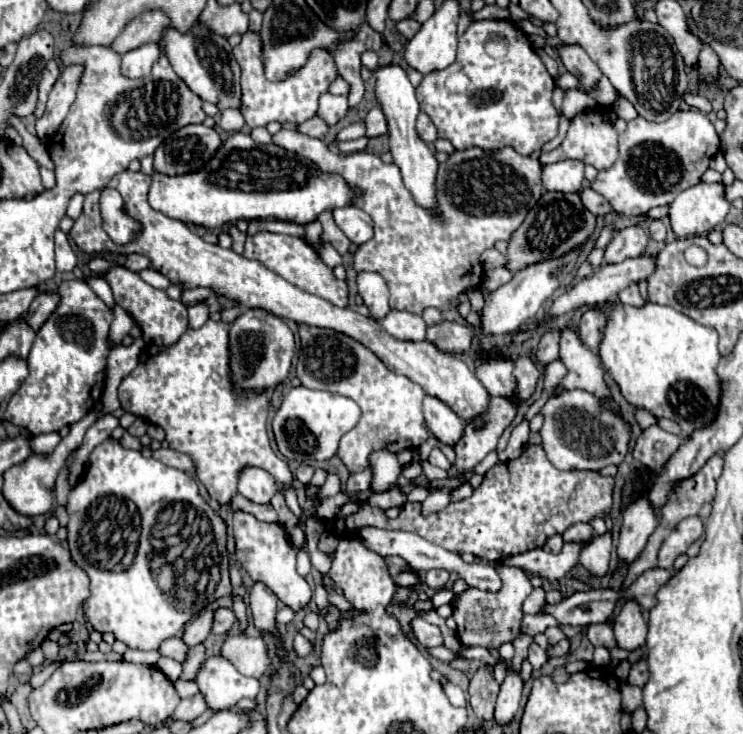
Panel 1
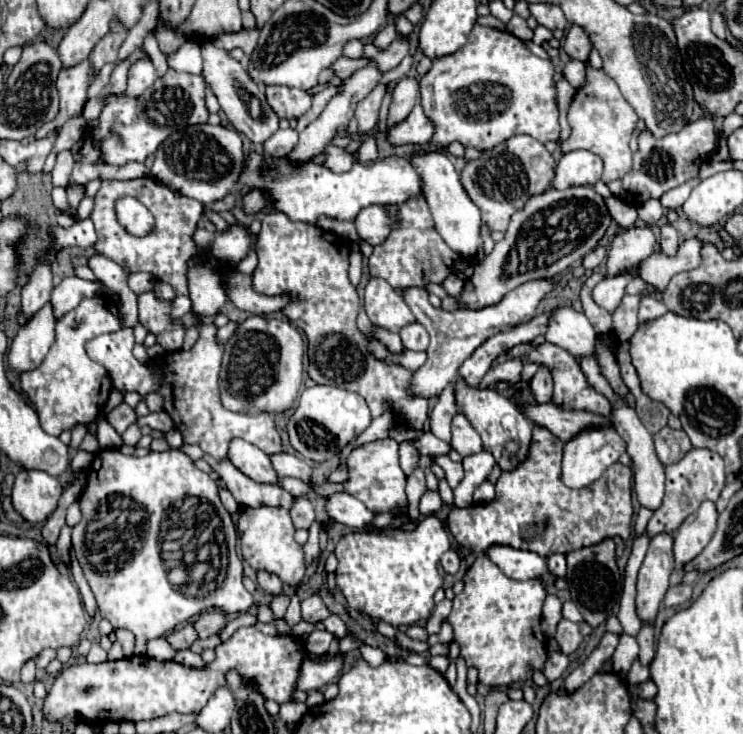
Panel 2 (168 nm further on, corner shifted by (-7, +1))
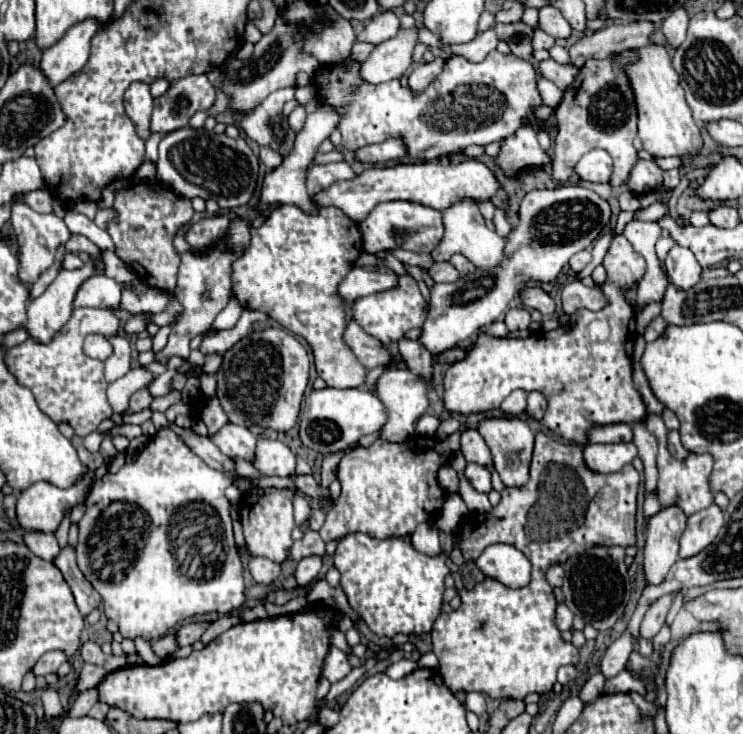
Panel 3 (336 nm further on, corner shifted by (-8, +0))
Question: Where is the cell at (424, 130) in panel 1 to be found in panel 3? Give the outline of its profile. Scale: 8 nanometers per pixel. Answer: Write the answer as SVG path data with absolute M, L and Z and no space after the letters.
M386 139L386 141L382 141L382 143L356 149L354 155L356 155L356 159L358 159L360 163L384 165L384 163L388 163L388 161L394 161L394 159L406 155L406 147L404 147L404 143L400 143L400 139Z

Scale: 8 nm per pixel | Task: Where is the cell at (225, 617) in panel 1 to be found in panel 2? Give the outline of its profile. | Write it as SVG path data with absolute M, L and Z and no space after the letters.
M209 610L205 614L199 616L199 620L195 622L197 630L199 630L199 638L209 638L213 634L219 634L227 624L227 616L221 610Z

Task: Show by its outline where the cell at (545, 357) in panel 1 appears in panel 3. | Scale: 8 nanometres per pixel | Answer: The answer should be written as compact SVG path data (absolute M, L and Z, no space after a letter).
M538 391L528 393L528 409L526 409L526 413L528 413L532 419L540 421L542 415L544 415L544 411L546 411L546 399L544 399L544 395L540 395Z

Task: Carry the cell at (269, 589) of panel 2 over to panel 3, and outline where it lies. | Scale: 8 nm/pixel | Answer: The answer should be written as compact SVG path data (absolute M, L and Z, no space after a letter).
M252 557L248 563L248 569L254 581L264 583L264 585L270 585L280 575L280 563L274 563L264 557Z

